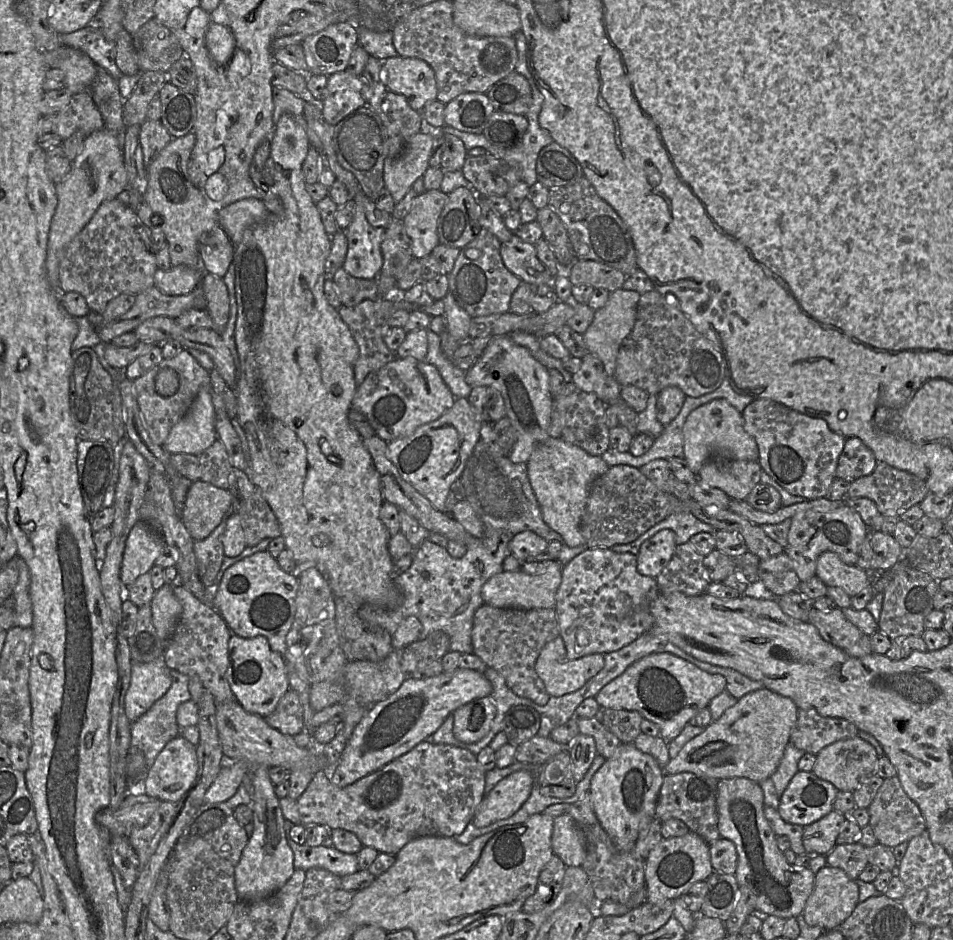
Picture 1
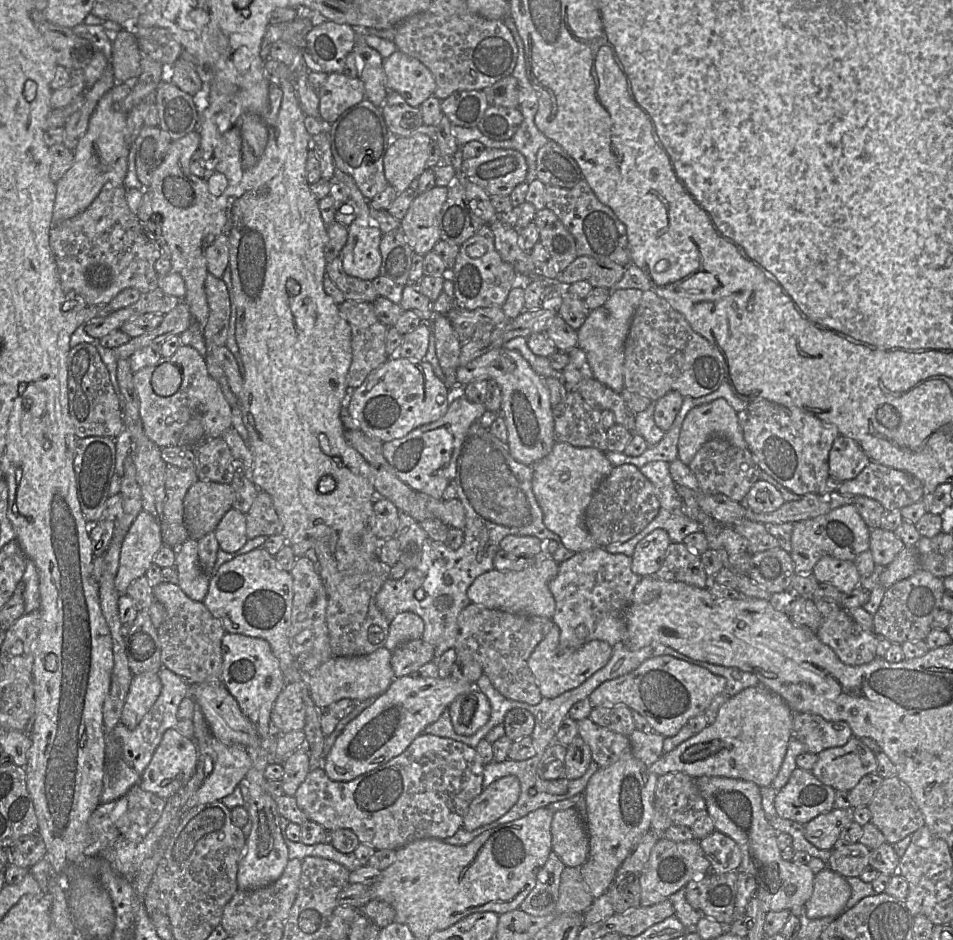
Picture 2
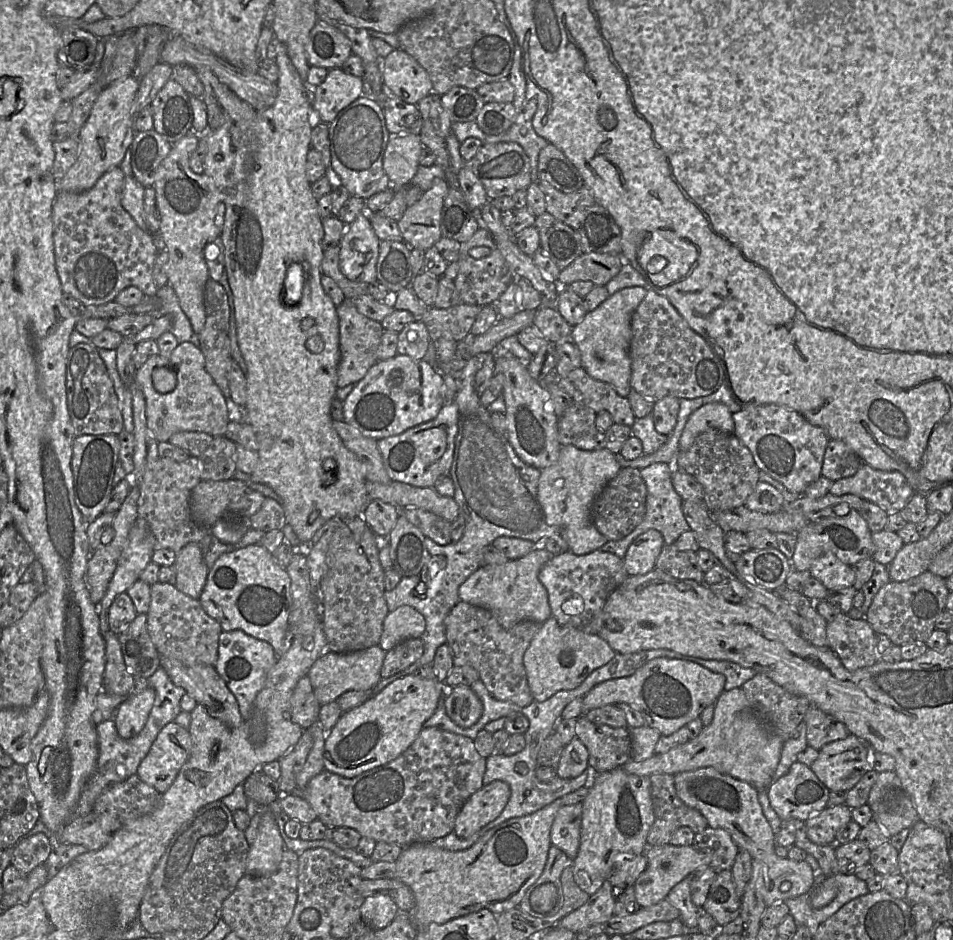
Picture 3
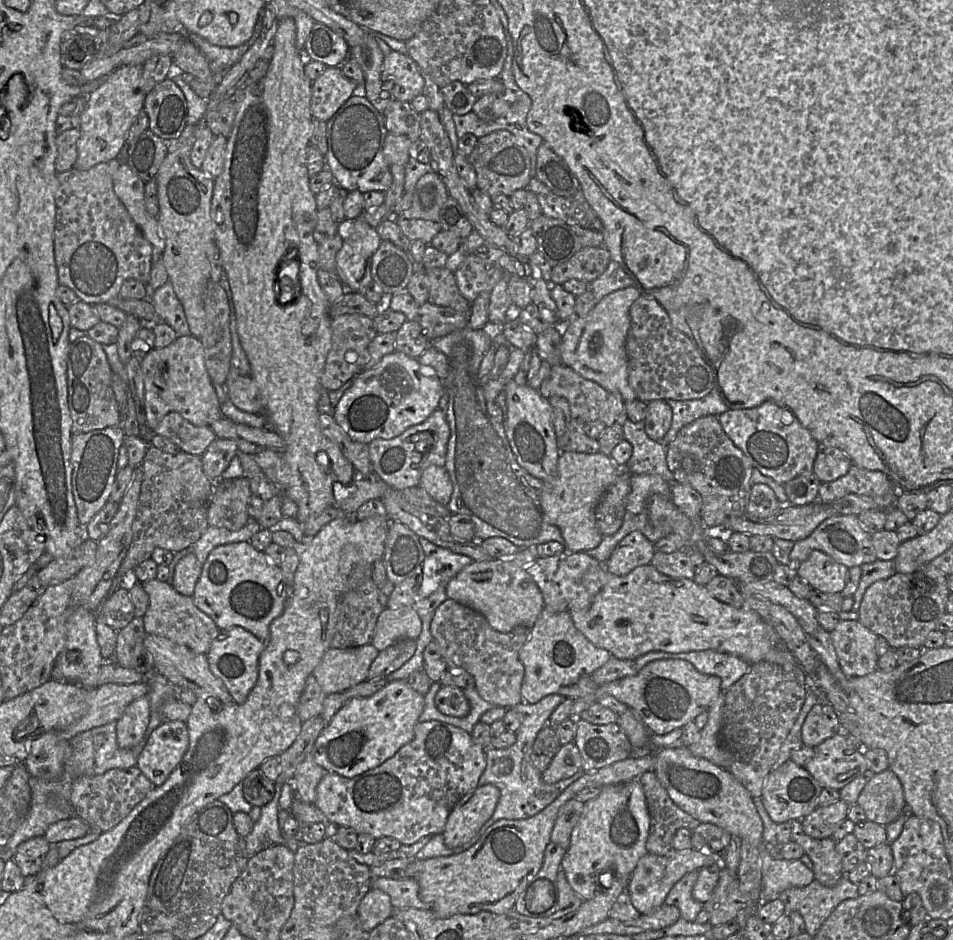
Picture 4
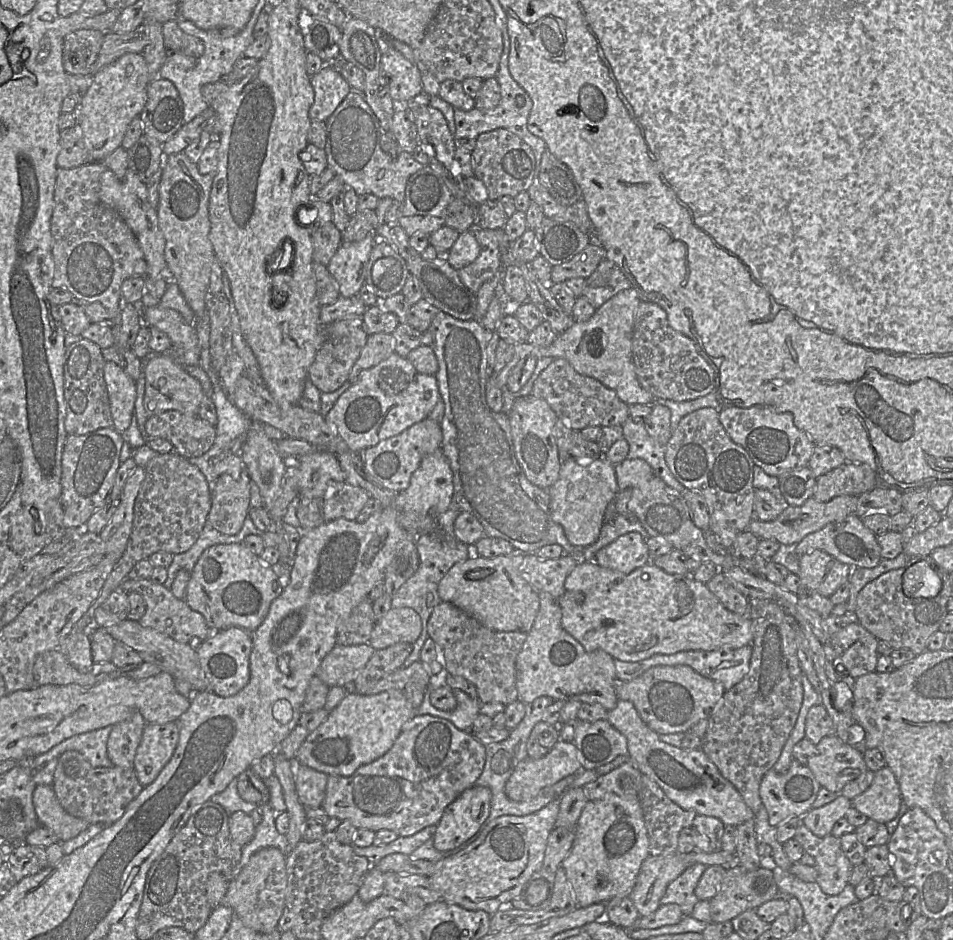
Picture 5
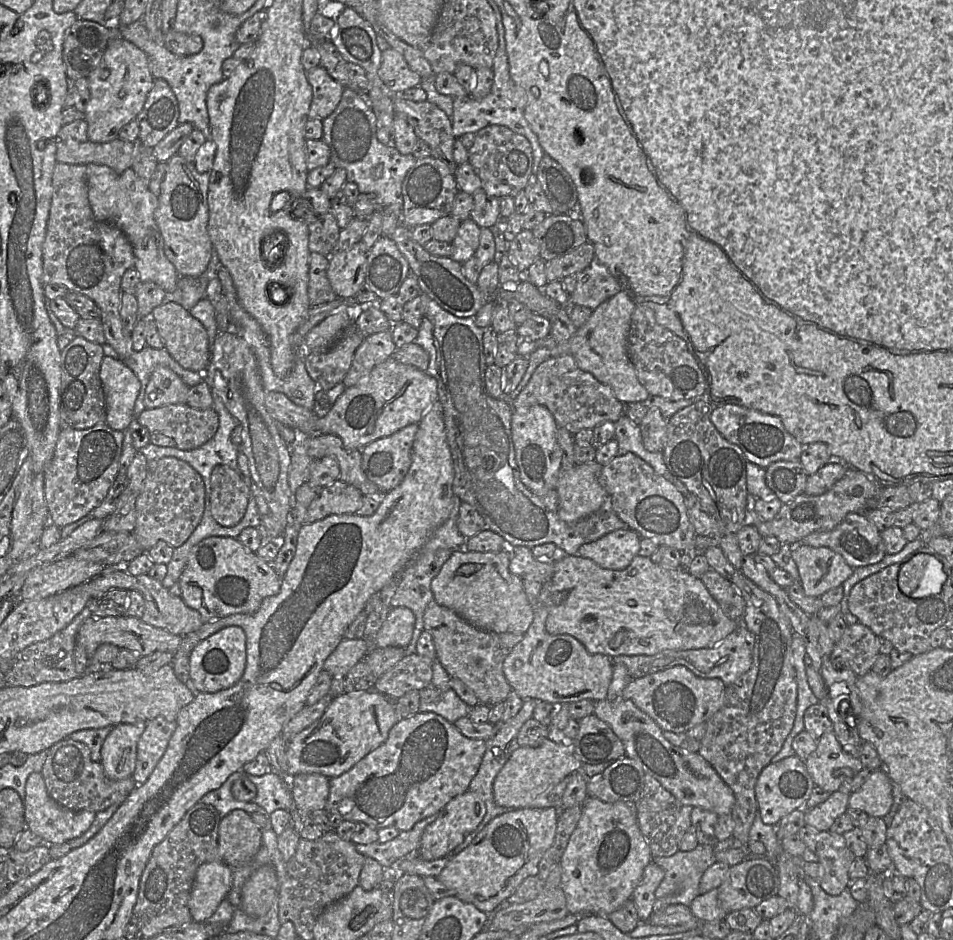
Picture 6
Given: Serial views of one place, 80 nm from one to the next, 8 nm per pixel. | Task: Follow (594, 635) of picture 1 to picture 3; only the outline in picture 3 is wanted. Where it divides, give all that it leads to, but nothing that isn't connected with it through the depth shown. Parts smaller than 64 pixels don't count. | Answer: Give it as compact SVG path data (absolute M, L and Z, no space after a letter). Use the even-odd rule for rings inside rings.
M601 550L584 555L560 552L552 556L538 574L548 593L551 615L557 622L594 635L601 627L601 612L608 597L628 577L623 558Z

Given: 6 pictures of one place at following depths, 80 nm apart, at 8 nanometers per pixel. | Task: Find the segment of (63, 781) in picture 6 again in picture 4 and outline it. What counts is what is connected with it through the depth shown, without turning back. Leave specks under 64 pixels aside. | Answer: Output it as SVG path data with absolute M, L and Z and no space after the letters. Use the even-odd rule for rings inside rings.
M137 766L111 769L101 775L76 778L71 787L70 803L77 817L87 822L91 828L106 832L127 817L154 787Z

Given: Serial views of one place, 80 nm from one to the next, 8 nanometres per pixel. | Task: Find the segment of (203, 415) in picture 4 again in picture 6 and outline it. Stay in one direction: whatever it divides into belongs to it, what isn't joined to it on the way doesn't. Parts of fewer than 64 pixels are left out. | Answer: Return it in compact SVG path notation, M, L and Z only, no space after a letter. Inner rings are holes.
M158 366L145 390L144 409L170 404L187 404L189 386L170 368Z

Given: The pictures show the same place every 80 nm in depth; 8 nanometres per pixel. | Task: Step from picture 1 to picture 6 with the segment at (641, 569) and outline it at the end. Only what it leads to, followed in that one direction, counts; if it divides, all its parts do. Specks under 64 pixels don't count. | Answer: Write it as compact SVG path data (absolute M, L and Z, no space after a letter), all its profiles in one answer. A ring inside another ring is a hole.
M623 528L583 544L578 554L591 559L602 568L625 570L639 554L640 539L636 531Z

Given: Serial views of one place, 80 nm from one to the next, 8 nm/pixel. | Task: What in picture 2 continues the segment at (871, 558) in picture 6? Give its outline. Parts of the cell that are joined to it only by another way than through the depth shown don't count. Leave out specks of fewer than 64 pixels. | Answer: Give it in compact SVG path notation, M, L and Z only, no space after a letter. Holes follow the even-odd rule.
M845 505L815 518L792 524L790 556L796 574L810 574L823 557L854 561L859 554L869 549L871 530L854 505Z

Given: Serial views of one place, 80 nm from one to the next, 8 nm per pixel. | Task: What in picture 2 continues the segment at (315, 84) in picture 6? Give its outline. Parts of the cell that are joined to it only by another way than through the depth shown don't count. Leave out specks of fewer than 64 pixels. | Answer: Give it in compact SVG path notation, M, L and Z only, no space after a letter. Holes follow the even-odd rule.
M329 73L317 95L320 117L328 123L333 123L348 108L365 100L364 83L359 77Z

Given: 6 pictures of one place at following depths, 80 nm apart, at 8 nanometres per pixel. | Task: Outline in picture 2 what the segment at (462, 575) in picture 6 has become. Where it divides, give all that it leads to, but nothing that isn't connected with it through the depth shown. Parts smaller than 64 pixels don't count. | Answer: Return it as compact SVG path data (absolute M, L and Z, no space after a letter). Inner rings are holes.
M542 552L535 556L532 566L521 571L487 571L478 576L467 590L472 604L482 605L492 610L505 611L517 615L552 618L555 600L549 589L549 583L558 574L559 564L552 555Z

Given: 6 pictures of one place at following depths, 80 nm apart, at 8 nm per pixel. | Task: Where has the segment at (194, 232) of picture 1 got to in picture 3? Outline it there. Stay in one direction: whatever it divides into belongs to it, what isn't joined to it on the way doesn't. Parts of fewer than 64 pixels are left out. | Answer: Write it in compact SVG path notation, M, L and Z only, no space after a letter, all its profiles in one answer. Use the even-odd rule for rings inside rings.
M190 131L175 144L172 144L170 153L157 168L153 184L159 217L158 239L168 252L167 284L173 288L180 307L188 317L196 334L200 334L205 324L204 289L210 278L204 258L204 248L221 234L225 214L224 190L219 189L210 176L204 173L200 175L194 173L189 165L190 156L198 146L200 135Z

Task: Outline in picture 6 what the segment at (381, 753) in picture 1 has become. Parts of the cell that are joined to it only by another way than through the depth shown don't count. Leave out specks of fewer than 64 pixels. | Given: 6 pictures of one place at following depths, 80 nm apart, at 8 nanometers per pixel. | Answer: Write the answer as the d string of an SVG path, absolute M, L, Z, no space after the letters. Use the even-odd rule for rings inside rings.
M375 688L339 695L332 699L319 720L297 734L286 746L287 772L290 776L306 773L319 773L328 778L341 776L366 755L381 746L387 740L391 728L401 719L403 718L397 714L395 709L395 700L375 691Z

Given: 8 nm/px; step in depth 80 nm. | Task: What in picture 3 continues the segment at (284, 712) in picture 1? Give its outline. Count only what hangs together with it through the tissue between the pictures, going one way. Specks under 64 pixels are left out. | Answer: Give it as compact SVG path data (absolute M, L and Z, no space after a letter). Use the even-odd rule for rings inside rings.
M304 676L297 683L291 698L291 720L306 730L318 721L320 708L310 678Z

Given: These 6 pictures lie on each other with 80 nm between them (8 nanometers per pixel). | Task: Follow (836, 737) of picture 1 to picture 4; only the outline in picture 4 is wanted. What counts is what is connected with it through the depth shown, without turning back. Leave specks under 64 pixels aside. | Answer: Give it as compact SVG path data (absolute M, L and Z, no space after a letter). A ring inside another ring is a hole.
M817 702L807 714L802 726L803 744L816 747L824 740L840 733L840 723L833 707Z

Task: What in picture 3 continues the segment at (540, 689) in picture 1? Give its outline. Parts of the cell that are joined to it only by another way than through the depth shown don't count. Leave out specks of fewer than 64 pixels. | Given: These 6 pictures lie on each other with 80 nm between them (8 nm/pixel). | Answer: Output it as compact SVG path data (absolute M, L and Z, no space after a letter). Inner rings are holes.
M459 601L445 618L444 624L446 644L452 651L454 666L471 666L476 669L479 680L496 700L520 707L534 701L527 682L523 656L542 623L524 620L504 629L489 610Z

